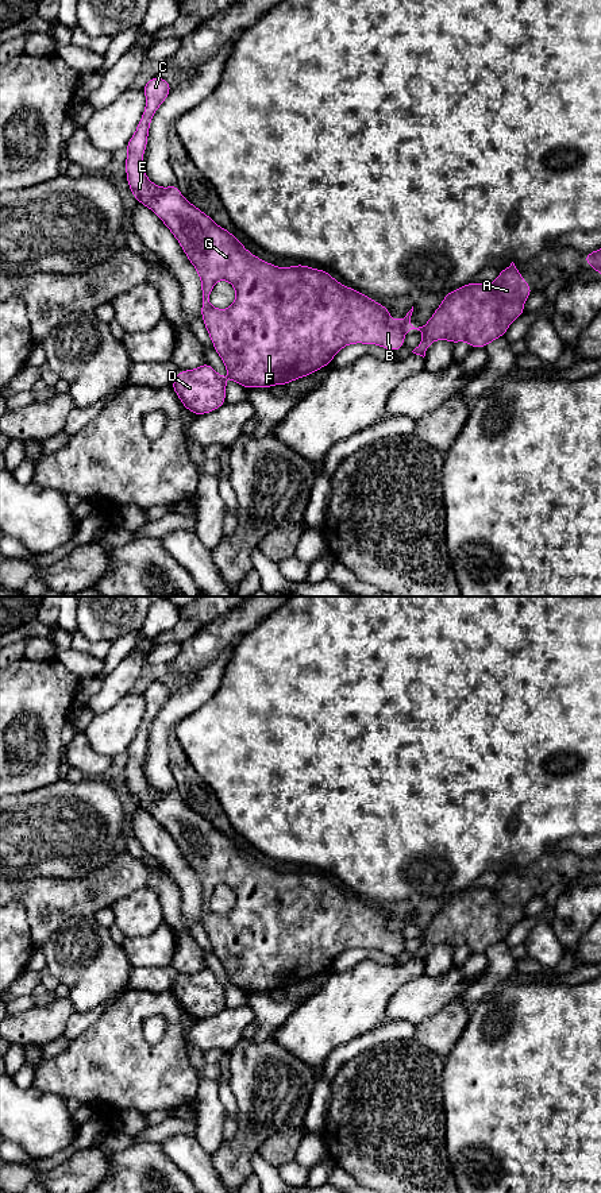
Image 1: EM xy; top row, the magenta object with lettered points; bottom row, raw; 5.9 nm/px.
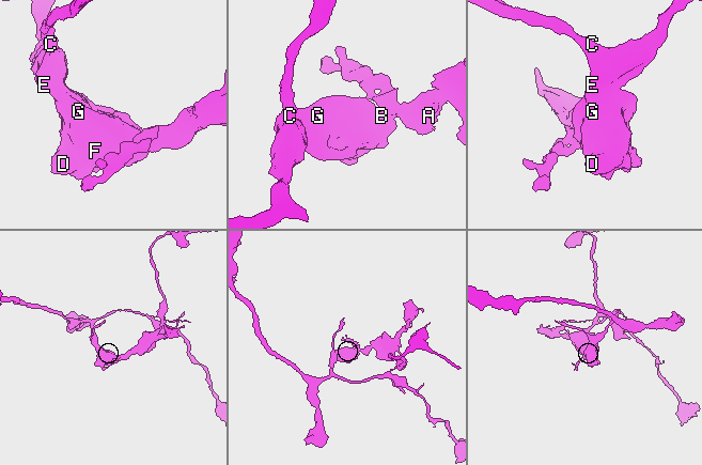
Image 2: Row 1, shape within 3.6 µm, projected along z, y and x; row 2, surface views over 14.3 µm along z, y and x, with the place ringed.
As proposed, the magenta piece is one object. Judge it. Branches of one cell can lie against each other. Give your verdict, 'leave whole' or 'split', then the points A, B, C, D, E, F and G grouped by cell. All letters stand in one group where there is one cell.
split | A / B C D E F G

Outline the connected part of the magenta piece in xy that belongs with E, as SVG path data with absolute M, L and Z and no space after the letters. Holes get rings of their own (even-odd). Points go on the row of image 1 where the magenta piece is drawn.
M151 77L143 86L146 107L138 123L136 131L127 143L126 175L128 188L139 204L153 211L174 235L182 247L188 260L194 266L201 278L201 318L212 340L215 351L226 364L228 378L249 389L288 385L298 378L325 367L334 356L348 344L377 344L389 351L404 348L404 336L415 327L405 320L393 318L386 305L380 305L373 298L332 278L327 270L317 270L305 265L277 267L249 252L247 248L232 235L221 228L207 213L190 204L180 192L177 184L161 188L153 184L143 169L143 154L147 147L150 123L172 90L170 84L162 77ZM220 279L230 282L236 298L228 309L213 308L209 294Z

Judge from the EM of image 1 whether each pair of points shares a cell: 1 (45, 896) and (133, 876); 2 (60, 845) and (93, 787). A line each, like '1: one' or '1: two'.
1: one
2: one

